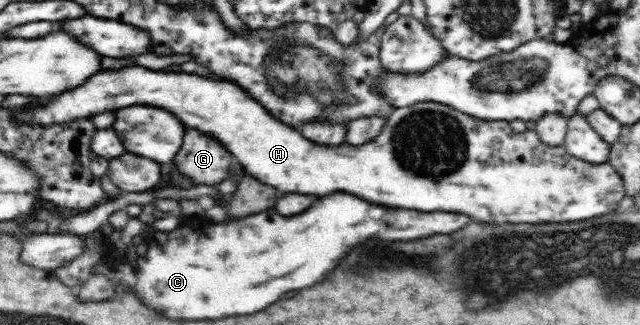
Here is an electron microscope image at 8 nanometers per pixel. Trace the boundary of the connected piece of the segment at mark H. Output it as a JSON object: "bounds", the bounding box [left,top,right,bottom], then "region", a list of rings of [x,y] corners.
{"bounds":[16,66,624,224],"region":[[[133,66],[133,68],[123,68],[123,70],[103,70],[99,74],[95,74],[87,84],[75,88],[75,90],[69,90],[61,96],[55,96],[51,98],[49,102],[41,104],[39,108],[35,110],[29,110],[27,114],[19,114],[17,110],[16,122],[23,122],[24,124],[30,123],[32,126],[46,126],[51,122],[71,122],[75,118],[87,118],[87,116],[93,116],[93,114],[101,114],[105,110],[113,110],[113,108],[125,108],[125,106],[131,106],[131,104],[149,104],[149,106],[157,106],[157,108],[165,108],[169,112],[173,112],[185,126],[191,126],[191,128],[197,128],[205,134],[211,134],[213,138],[217,139],[221,144],[229,151],[232,152],[232,156],[237,158],[238,162],[245,166],[247,174],[254,178],[257,178],[263,184],[267,184],[269,187],[273,187],[280,194],[296,193],[296,194],[317,194],[317,196],[327,196],[331,192],[349,192],[349,194],[355,194],[363,200],[369,200],[369,202],[377,202],[377,204],[383,204],[383,206],[393,206],[393,208],[411,208],[414,211],[421,212],[459,212],[459,214],[467,214],[471,216],[473,220],[479,220],[483,224],[543,224],[543,222],[581,222],[581,220],[589,220],[589,218],[595,218],[595,216],[603,216],[603,214],[609,214],[613,212],[623,198],[624,195],[624,183],[621,182],[620,176],[616,170],[607,162],[601,164],[588,163],[587,161],[578,160],[573,157],[564,145],[549,146],[541,142],[538,134],[535,130],[527,129],[524,132],[515,132],[509,125],[508,121],[488,121],[478,119],[446,104],[439,104],[436,102],[426,102],[408,105],[403,108],[393,108],[390,115],[390,123],[385,123],[382,128],[381,134],[376,137],[377,142],[365,142],[359,146],[353,146],[346,142],[337,146],[319,144],[313,142],[303,136],[303,133],[299,130],[299,127],[292,127],[279,119],[276,119],[266,108],[259,102],[251,97],[248,93],[243,92],[235,83],[231,81],[219,81],[215,79],[207,79],[197,74],[183,74],[183,71],[179,74],[171,72],[153,72],[149,68],[141,68],[141,66]]]}

